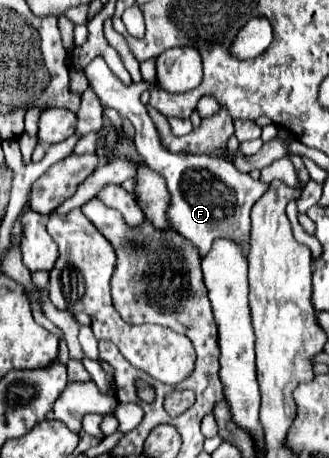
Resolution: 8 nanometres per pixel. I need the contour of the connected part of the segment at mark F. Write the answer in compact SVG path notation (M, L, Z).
M97 57L85 67L85 75L89 81L89 87L99 97L101 105L109 105L115 111L119 111L121 117L127 117L131 125L135 127L135 147L147 167L153 171L159 171L167 179L167 187L171 193L171 205L169 205L169 219L177 233L181 233L187 241L191 241L199 249L199 257L205 257L213 245L215 239L229 239L237 243L243 251L243 257L247 257L249 251L249 231L251 231L251 219L249 211L253 203L265 193L265 183L255 181L249 177L249 173L237 171L237 167L225 159L217 159L211 155L175 155L169 153L159 139L157 129L153 127L151 117L147 115L145 105L141 103L141 93L145 89L151 89L153 83L133 83L125 85L121 83L113 71L107 67L107 63Z

